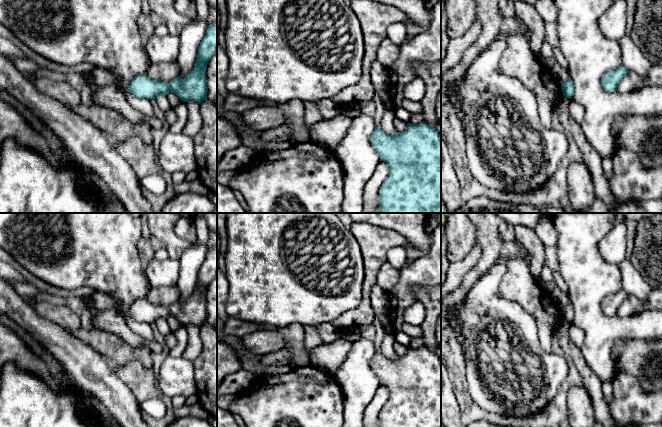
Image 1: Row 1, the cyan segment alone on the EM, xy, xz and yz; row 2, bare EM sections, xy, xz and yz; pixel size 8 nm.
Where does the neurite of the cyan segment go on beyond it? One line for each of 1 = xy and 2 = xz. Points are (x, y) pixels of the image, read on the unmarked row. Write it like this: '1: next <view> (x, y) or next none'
1: next none
2: next none

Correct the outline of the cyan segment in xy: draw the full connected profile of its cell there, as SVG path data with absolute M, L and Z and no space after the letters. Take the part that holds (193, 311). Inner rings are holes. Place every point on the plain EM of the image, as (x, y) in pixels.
M217 246L208 249L198 271L196 286L192 294L181 303L178 299L169 308L149 302L146 297L135 300L128 309L128 315L139 322L156 323L169 316L176 318L181 325L194 324L201 328L207 323L206 292L217 274Z

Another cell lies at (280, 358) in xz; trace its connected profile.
M280 350L260 356L261 363L265 366L285 366L292 365L292 353L287 350Z

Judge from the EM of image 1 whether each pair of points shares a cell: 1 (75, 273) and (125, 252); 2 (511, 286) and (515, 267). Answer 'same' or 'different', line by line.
1: same
2: same

